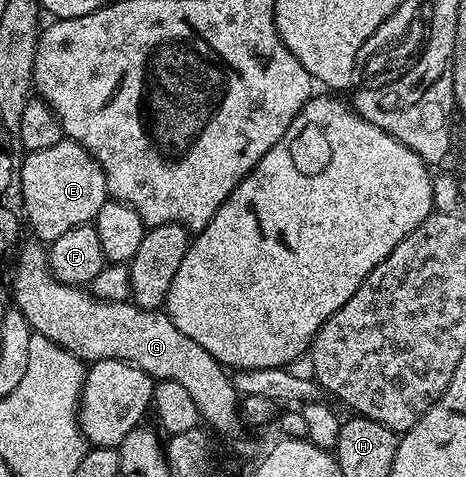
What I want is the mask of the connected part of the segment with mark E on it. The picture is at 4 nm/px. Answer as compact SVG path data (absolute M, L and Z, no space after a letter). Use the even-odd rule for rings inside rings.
M65 138L57 146L49 146L49 150L26 153L18 172L26 223L31 223L32 230L40 236L36 237L43 242L61 238L73 226L92 223L109 198L107 175L76 140Z

